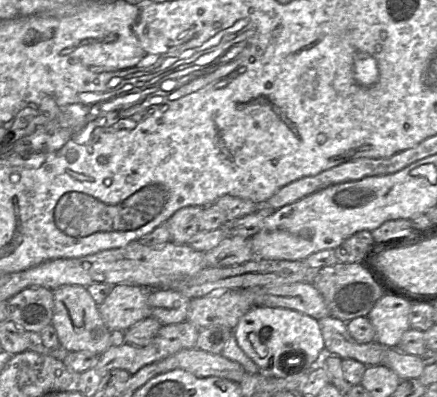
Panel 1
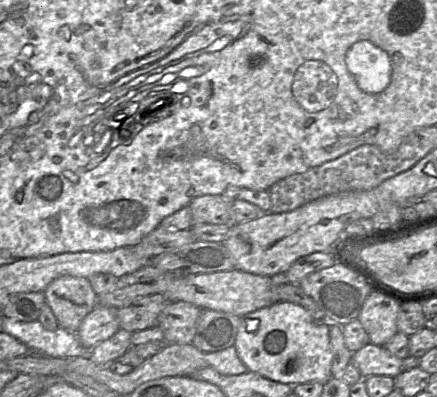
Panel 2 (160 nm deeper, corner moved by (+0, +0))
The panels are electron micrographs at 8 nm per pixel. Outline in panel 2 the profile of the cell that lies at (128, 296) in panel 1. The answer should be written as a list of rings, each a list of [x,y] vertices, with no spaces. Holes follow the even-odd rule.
[[[96,306],[84,317],[76,332],[84,348],[91,350],[95,345],[110,338],[120,329],[116,309]]]

